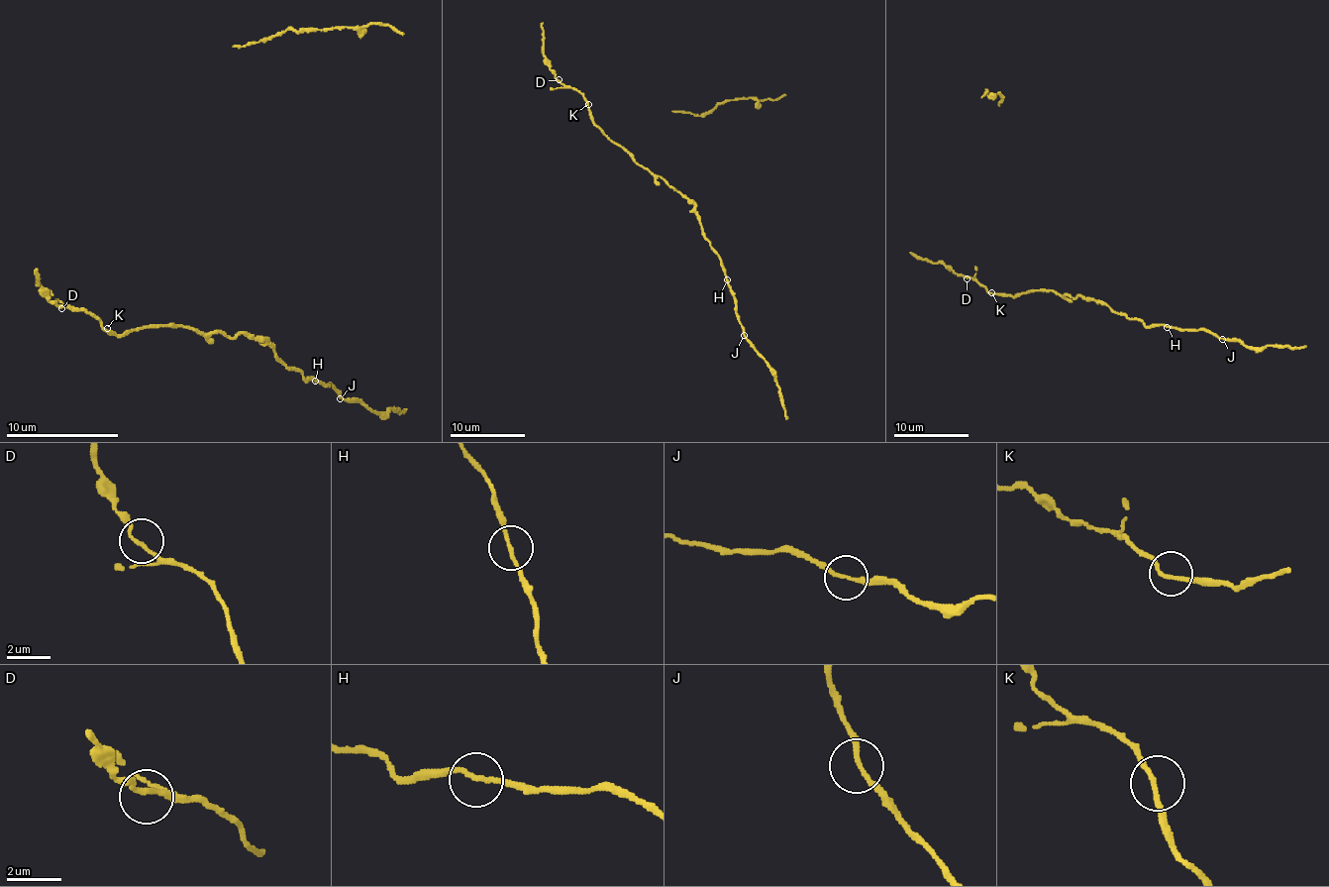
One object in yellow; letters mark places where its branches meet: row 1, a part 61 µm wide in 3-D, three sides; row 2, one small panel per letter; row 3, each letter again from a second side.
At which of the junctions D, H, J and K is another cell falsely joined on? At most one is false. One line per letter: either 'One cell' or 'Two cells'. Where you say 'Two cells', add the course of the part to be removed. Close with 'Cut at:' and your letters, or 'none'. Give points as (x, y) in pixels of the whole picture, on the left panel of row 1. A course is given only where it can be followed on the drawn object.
D: One cell
H: One cell
J: One cell
K: One cell
Cut at: none

